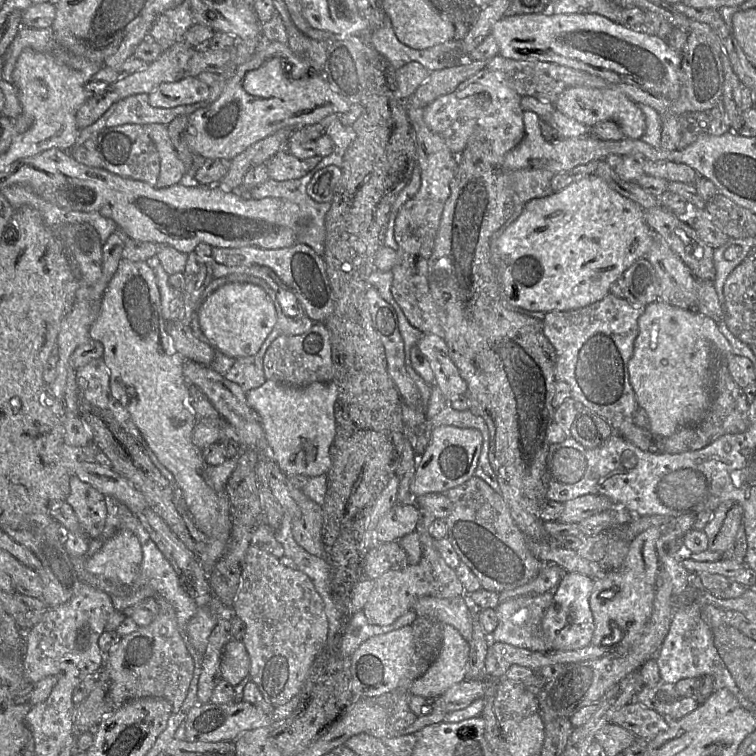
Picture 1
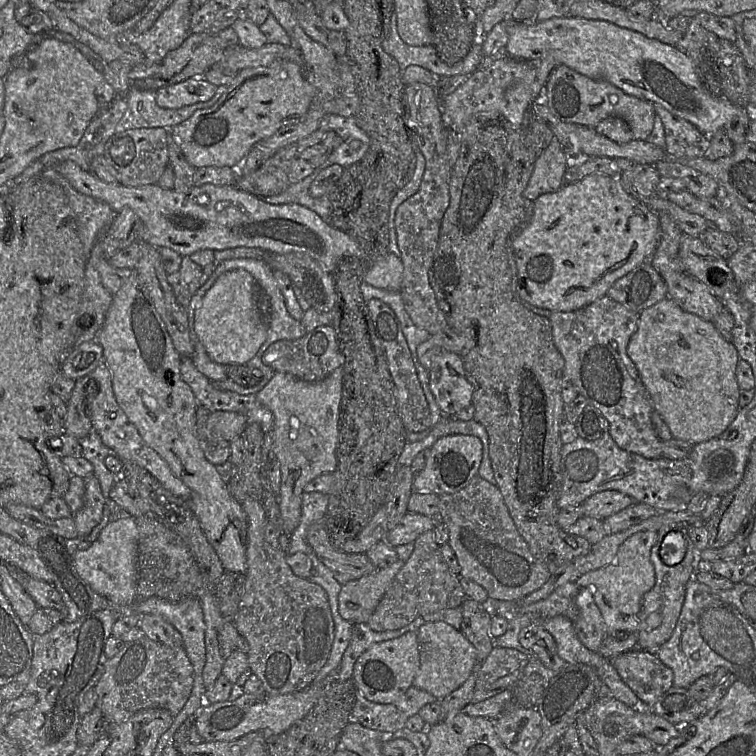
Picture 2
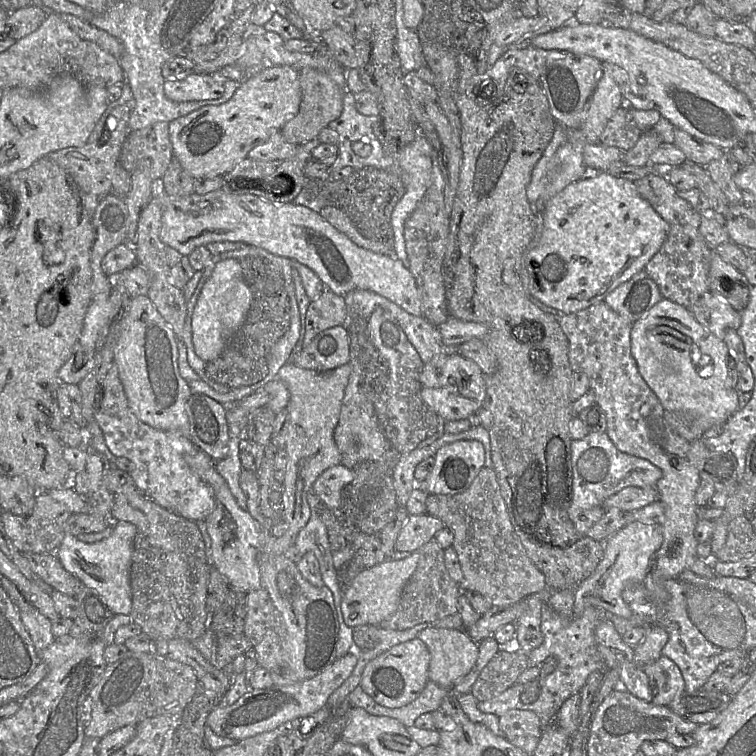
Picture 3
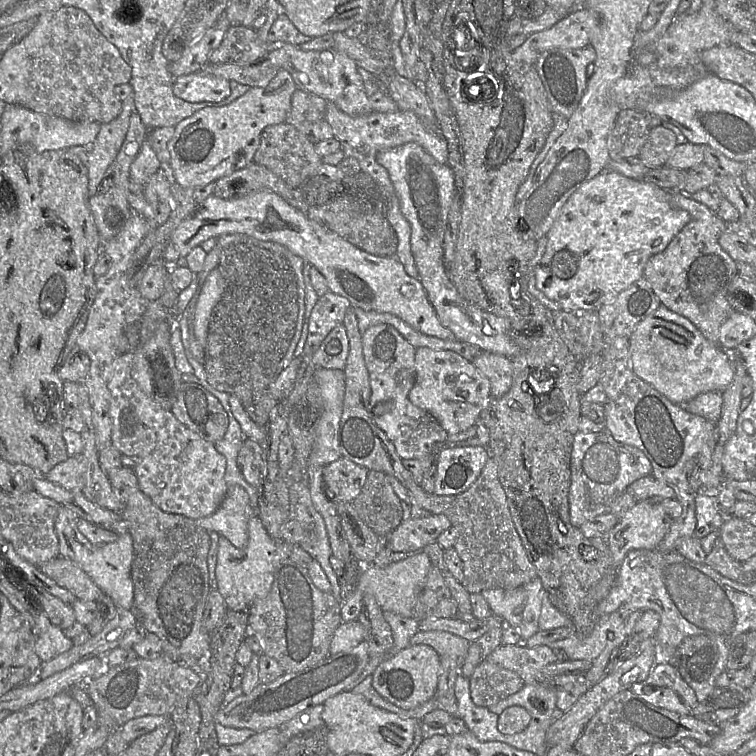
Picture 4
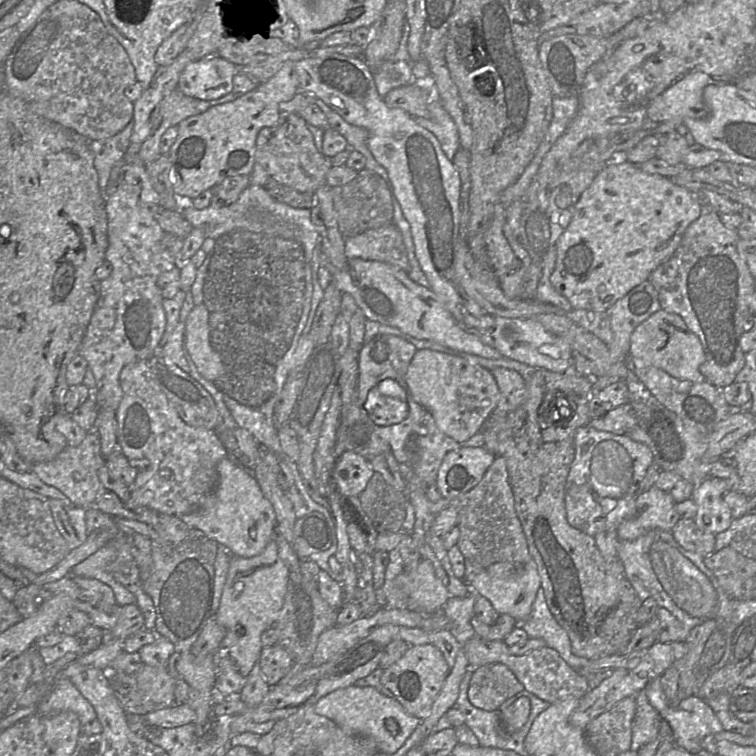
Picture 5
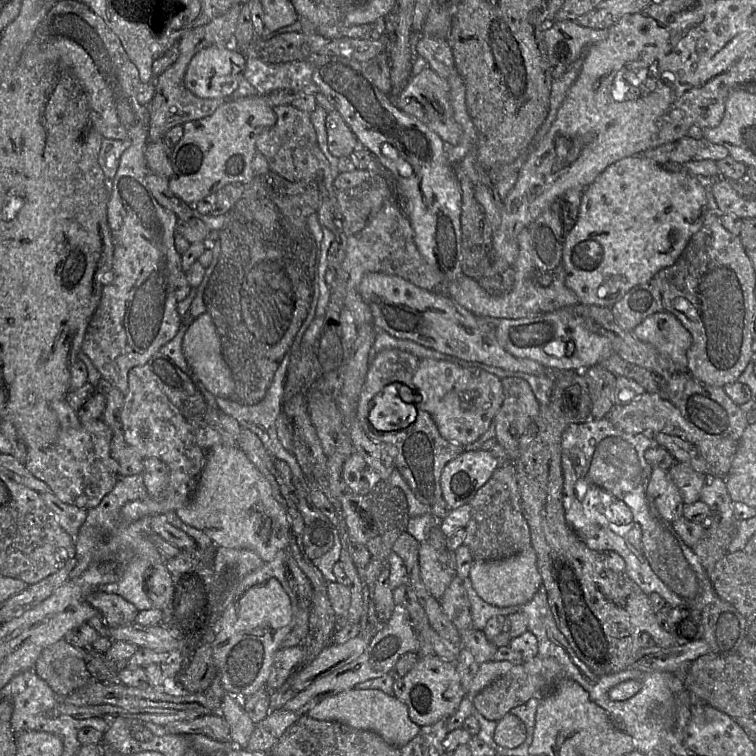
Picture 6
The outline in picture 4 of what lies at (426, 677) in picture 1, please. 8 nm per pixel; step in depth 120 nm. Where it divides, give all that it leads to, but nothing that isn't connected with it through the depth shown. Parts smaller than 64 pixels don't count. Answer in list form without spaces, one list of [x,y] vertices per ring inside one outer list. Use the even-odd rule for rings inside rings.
[[[437,630],[418,631],[410,639],[411,645],[418,645],[418,644],[428,645],[432,647],[438,653],[439,656],[449,656],[453,658],[458,665],[459,673],[460,673],[460,667],[468,652],[470,643],[471,643],[470,641],[462,637],[456,636],[452,633],[446,631],[437,631]]]

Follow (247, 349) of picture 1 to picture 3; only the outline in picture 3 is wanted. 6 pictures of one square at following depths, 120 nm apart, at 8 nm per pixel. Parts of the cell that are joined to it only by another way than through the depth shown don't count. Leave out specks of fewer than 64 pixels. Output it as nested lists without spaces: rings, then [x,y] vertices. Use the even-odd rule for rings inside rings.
[[[229,259],[219,262],[208,281],[205,283],[194,307],[191,327],[194,350],[204,362],[215,360],[223,352],[229,339],[240,328],[250,306],[250,291],[243,277],[242,268],[237,260]]]

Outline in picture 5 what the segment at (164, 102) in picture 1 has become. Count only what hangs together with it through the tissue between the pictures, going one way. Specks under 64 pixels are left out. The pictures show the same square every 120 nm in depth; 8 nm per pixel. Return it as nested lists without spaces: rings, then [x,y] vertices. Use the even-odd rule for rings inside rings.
[[[217,54],[193,61],[181,73],[177,88],[186,96],[217,100],[232,91],[238,66]]]

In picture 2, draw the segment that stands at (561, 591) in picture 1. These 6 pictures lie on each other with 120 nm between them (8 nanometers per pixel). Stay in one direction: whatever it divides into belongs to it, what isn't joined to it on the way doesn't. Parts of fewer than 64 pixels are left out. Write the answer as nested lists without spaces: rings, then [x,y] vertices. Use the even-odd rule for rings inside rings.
[[[580,588],[575,603],[578,616],[572,621],[580,642],[589,650],[598,653],[599,647],[606,636],[606,625],[602,614],[594,601],[591,588]]]

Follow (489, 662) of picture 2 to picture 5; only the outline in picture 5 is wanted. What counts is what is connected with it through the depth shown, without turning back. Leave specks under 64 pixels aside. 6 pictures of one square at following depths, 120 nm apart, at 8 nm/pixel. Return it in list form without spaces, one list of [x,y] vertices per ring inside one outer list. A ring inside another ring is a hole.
[[[504,664],[482,665],[472,672],[468,688],[470,703],[485,711],[498,711],[507,699],[524,690],[523,684]]]

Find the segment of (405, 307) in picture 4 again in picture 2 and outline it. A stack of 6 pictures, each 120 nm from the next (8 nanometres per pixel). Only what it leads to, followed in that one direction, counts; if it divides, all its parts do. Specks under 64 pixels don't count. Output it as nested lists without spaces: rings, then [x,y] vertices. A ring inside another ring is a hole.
[[[71,160],[60,163],[56,169],[78,192],[107,203],[115,213],[123,208],[132,209],[141,220],[141,240],[157,248],[170,248],[182,257],[190,256],[202,249],[250,247],[277,254],[304,254],[315,260],[323,271],[332,274],[344,257],[364,255],[359,243],[349,234],[334,228],[309,208],[295,203],[270,204],[234,185],[218,186],[208,183],[193,186],[185,192],[178,192],[174,189],[163,189],[157,184],[133,187],[125,186],[120,182],[105,182]],[[387,252],[387,254],[377,259],[368,269],[363,277],[363,282],[380,289],[390,291],[399,291],[403,276],[403,263],[395,254]]]

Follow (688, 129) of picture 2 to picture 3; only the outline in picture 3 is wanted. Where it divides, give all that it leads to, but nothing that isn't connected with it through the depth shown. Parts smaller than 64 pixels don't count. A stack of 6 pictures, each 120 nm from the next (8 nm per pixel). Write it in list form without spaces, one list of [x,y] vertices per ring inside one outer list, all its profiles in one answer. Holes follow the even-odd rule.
[[[675,128],[674,144],[683,151],[687,161],[706,167],[723,156],[724,150]]]

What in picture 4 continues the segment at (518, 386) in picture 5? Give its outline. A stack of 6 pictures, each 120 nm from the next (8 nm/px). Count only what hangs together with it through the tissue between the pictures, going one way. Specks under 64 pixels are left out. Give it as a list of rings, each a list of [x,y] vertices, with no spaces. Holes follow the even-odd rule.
[[[482,351],[472,363],[489,379],[492,397],[502,397],[510,390],[513,382],[513,365],[509,357]]]

